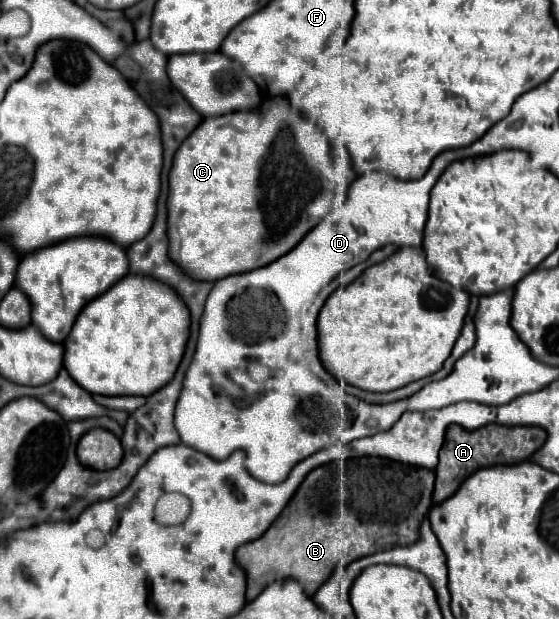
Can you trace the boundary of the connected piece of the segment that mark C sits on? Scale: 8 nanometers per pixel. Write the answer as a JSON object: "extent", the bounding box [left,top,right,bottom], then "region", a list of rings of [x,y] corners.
{"extent":[167,97,335,281],"region":[[[277,97],[277,109],[259,107],[257,111],[203,119],[175,153],[169,171],[167,235],[171,237],[171,257],[197,281],[217,281],[273,263],[327,215],[335,195],[335,185],[329,179],[331,171],[329,141],[285,97]]]}

